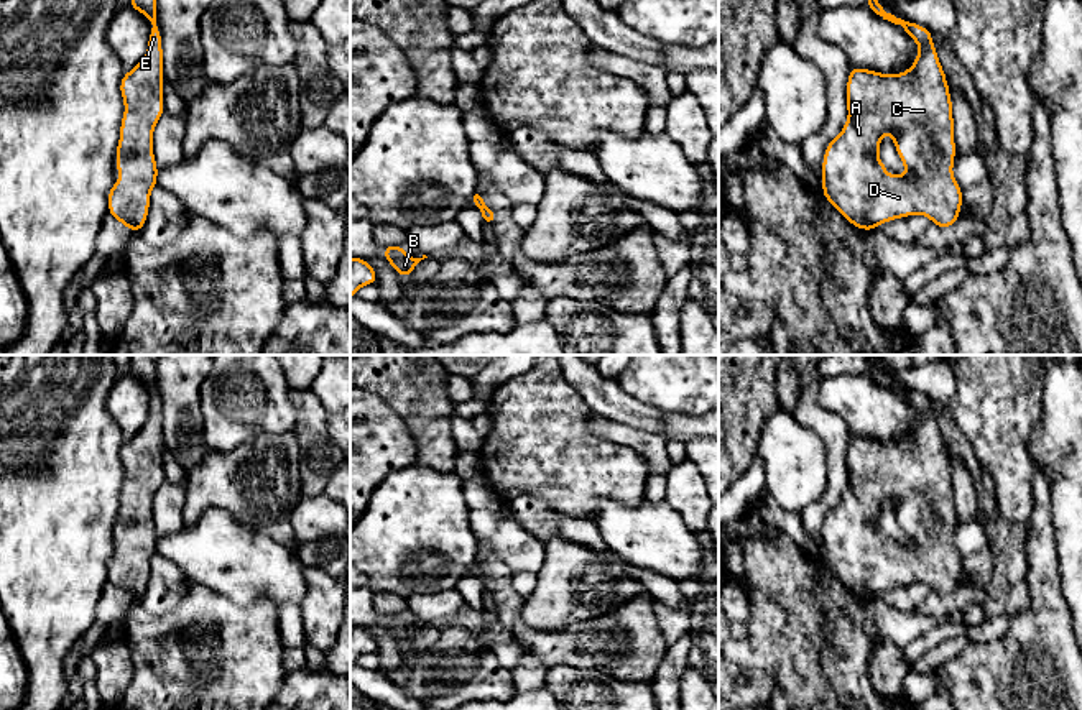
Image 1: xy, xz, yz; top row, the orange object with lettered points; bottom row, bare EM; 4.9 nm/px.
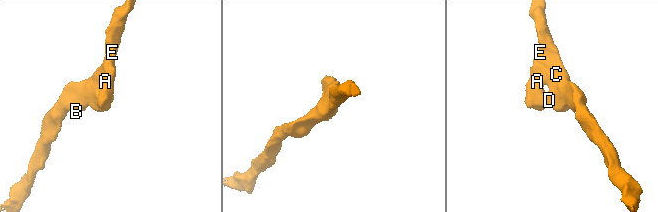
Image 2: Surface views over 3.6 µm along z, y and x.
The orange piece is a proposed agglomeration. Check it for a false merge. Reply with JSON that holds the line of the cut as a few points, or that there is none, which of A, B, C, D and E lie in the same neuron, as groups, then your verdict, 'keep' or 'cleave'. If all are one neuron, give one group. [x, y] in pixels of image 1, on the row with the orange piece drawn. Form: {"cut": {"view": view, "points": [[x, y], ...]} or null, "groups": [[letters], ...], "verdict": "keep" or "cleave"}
{"cut": null, "groups": [["A", "B", "C", "D", "E"]], "verdict": "keep"}

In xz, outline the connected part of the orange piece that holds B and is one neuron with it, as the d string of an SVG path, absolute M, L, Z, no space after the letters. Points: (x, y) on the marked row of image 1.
M388 245L383 248L383 256L388 260L388 263L400 273L401 278L411 276L416 265L428 258L423 255L421 258L411 258L406 250L400 245Z

